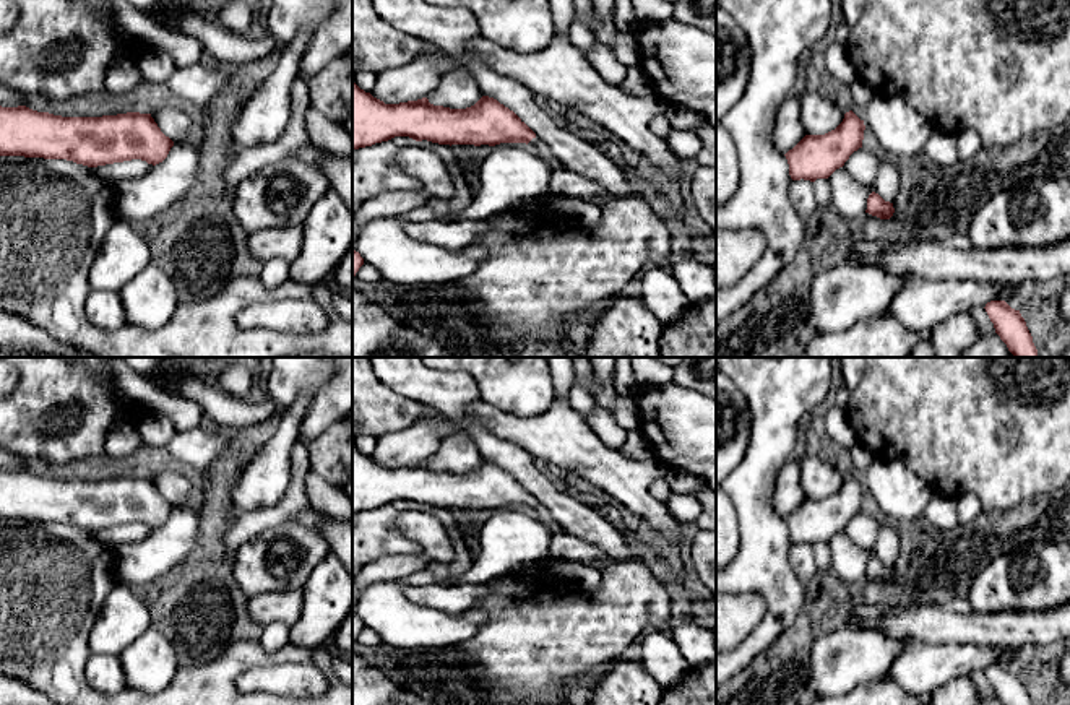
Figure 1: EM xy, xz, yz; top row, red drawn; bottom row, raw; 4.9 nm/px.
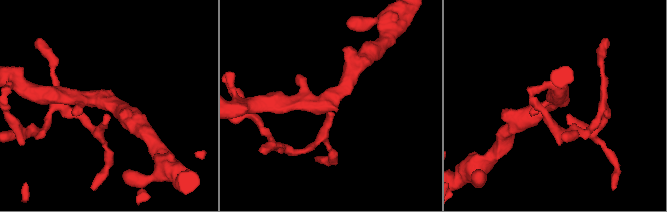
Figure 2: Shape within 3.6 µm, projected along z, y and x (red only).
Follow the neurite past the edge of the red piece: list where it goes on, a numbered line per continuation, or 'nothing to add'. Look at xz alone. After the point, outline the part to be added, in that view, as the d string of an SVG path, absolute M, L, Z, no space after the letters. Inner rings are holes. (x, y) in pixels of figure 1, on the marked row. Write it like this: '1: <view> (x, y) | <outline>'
1: xz (536, 145) | M533 138L528 146L552 169L563 169L562 162L552 154L550 148L539 138Z

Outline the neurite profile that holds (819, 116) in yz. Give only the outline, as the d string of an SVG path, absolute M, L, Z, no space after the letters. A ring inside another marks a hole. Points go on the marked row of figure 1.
M805 91L799 106L805 135L825 135L844 119L844 112L822 94Z

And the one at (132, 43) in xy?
M115 21L109 23L109 29L110 29L112 36L123 47L127 47L132 55L138 55L141 47L146 44L143 39L140 39L140 37L130 34L128 31L125 31L123 26L115 23Z

